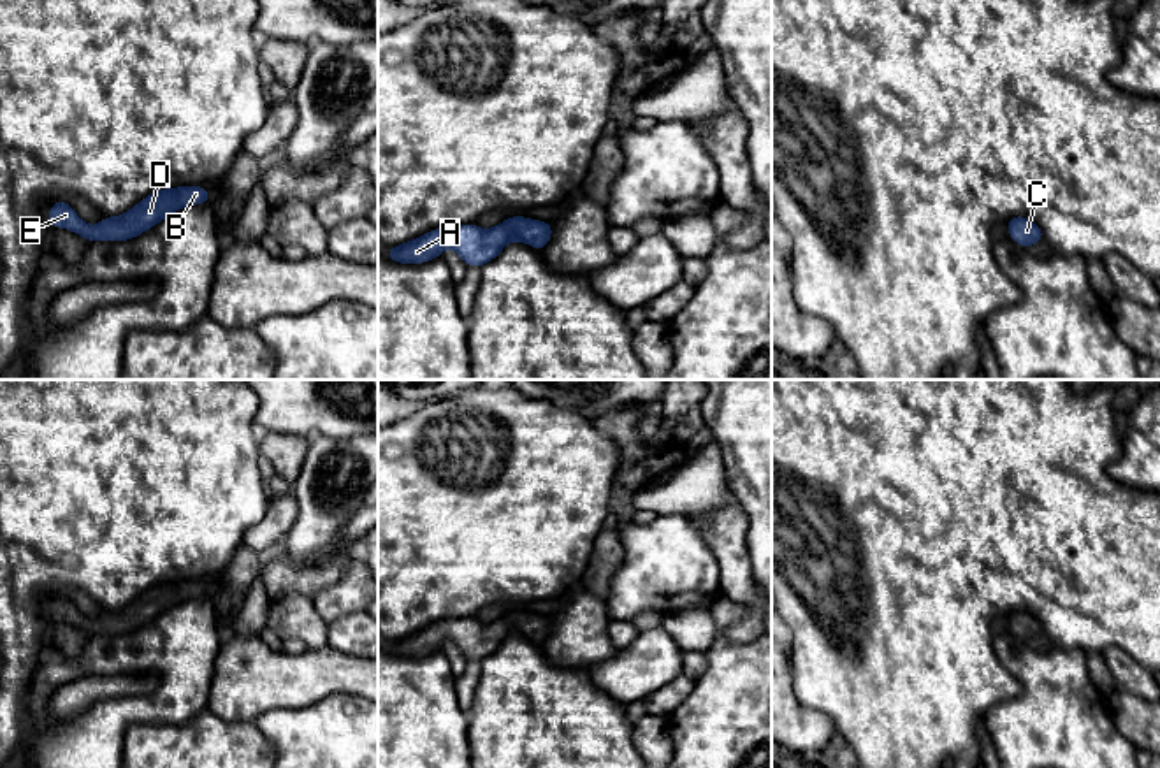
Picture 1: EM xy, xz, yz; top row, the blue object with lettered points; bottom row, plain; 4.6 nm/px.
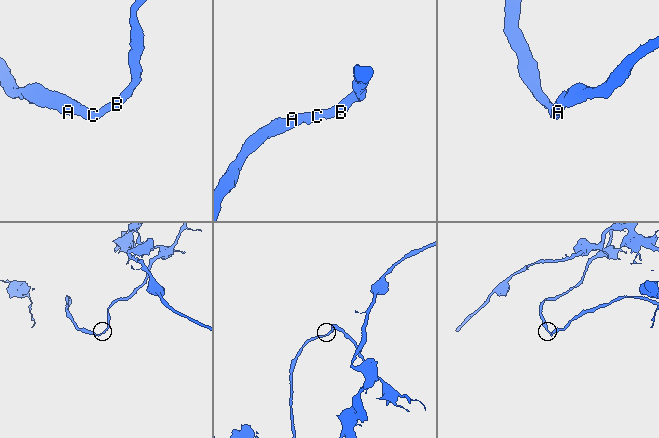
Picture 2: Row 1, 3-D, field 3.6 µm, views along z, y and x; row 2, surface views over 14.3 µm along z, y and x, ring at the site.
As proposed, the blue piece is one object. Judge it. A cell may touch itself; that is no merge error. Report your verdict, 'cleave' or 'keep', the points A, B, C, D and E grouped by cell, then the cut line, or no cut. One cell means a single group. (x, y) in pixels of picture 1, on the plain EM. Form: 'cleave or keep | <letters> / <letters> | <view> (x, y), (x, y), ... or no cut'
keep | A B C D E | no cut

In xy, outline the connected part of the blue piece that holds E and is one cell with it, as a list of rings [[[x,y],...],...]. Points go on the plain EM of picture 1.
[[[204,580],[165,582],[148,589],[121,610],[104,610],[97,620],[84,617],[67,596],[54,594],[46,613],[49,619],[72,624],[86,634],[128,634],[149,624],[178,603],[211,594]]]

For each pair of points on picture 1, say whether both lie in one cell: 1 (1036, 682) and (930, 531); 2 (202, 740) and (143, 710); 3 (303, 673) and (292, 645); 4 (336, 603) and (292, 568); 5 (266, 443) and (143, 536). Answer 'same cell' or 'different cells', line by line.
1: different cells
2: different cells
3: different cells
4: different cells
5: different cells

